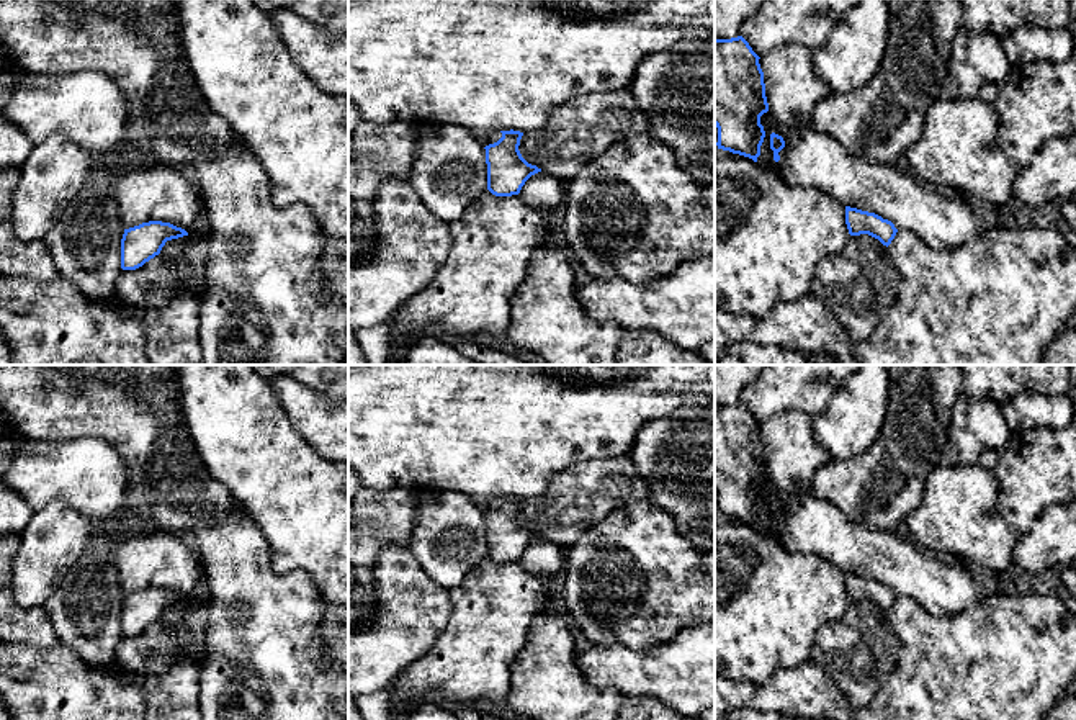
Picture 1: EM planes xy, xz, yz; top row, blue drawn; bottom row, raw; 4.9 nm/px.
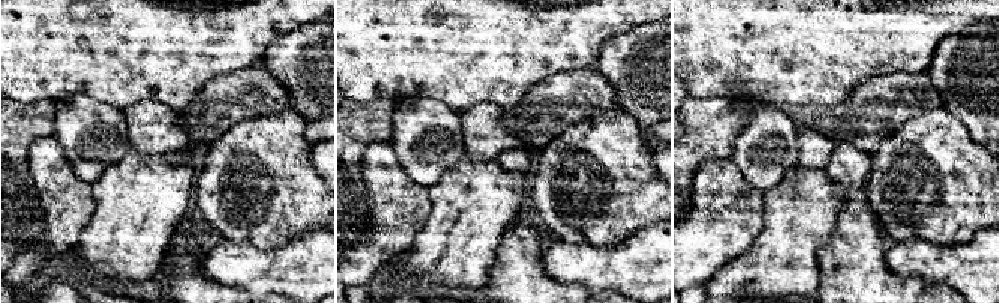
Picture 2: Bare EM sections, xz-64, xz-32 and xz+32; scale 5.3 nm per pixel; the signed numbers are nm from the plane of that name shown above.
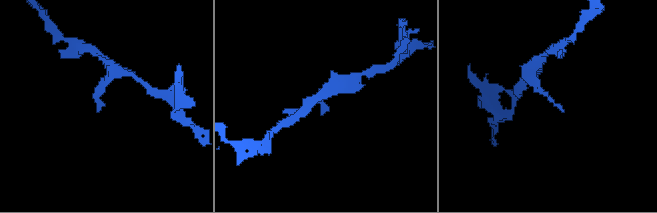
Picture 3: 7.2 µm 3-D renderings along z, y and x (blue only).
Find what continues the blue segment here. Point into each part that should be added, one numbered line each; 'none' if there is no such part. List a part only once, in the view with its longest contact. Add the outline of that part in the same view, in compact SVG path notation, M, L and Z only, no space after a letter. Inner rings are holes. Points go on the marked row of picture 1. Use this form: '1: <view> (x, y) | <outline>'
none

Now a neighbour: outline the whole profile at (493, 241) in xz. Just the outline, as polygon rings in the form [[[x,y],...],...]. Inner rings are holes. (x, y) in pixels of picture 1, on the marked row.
[[[479,195],[463,214],[448,223],[451,245],[443,267],[427,290],[404,303],[388,322],[391,339],[446,334],[507,334],[512,301],[525,280],[533,252],[548,234],[548,213],[525,205],[520,195]]]

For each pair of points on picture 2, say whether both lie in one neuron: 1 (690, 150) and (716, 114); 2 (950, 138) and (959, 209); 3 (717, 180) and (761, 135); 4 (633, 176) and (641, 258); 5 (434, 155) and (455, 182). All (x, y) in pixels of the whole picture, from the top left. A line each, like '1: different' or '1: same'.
1: same
2: same
3: different
4: different
5: different

